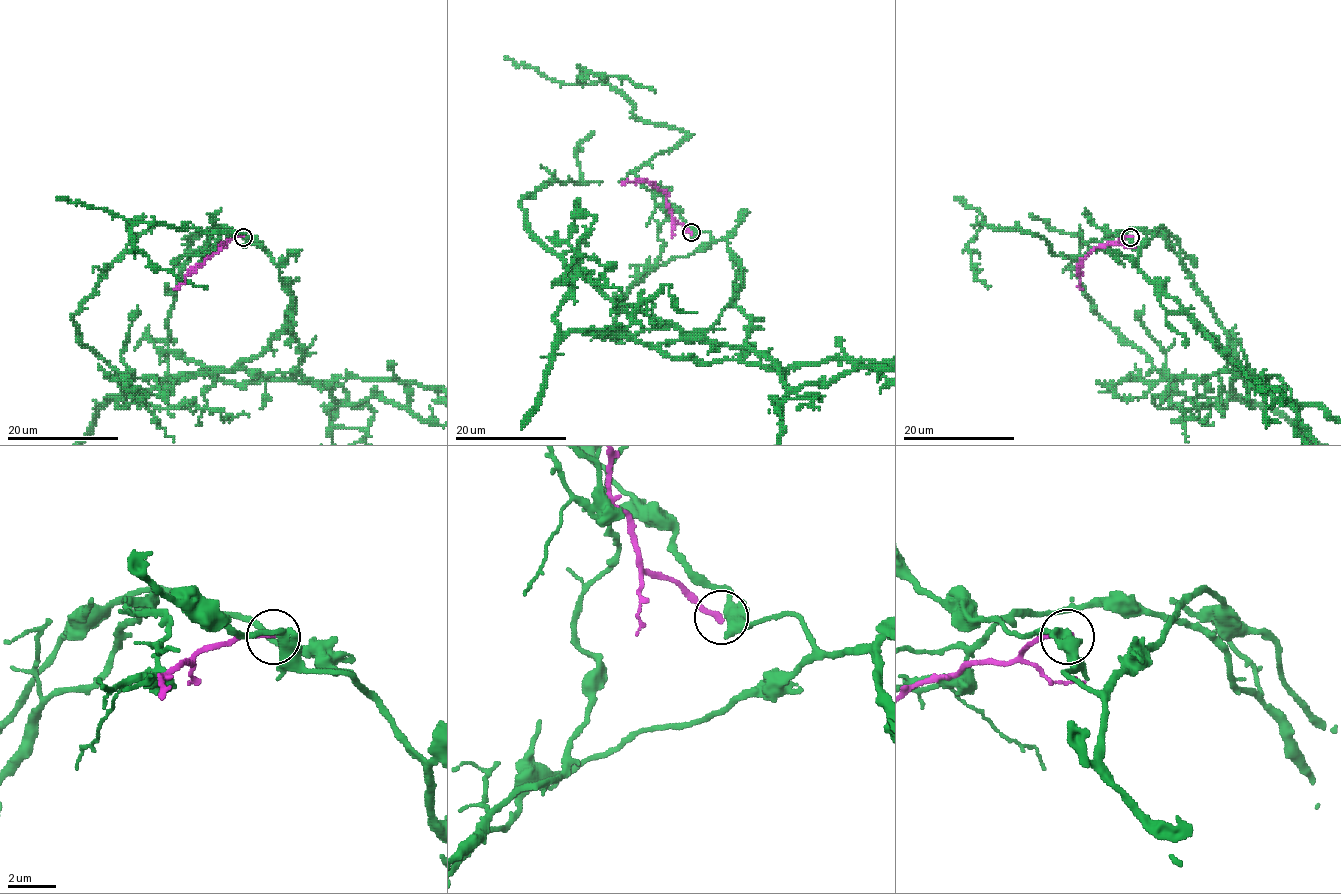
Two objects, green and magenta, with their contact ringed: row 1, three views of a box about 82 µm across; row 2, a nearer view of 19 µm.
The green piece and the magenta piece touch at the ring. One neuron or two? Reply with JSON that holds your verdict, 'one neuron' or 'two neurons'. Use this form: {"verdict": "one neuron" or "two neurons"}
{"verdict": "two neurons"}

